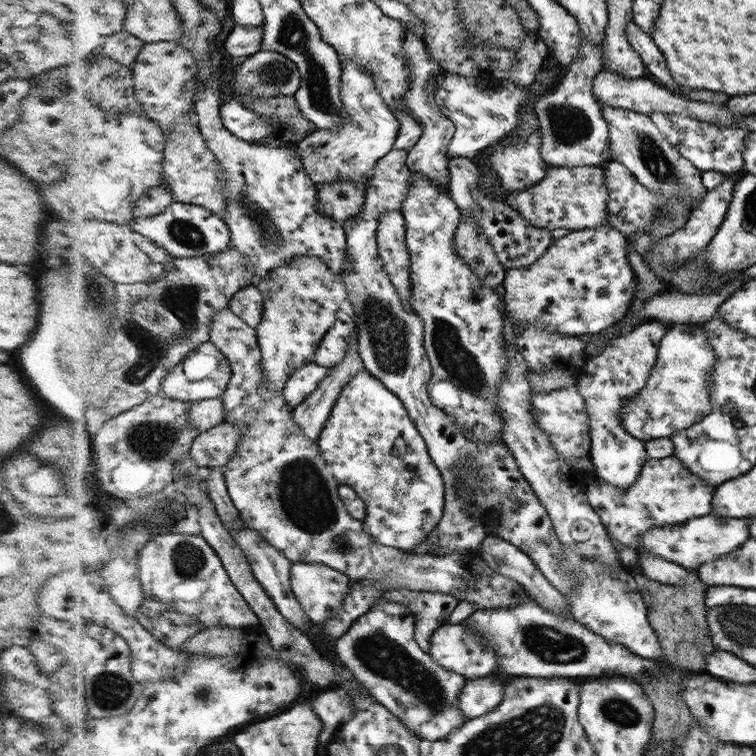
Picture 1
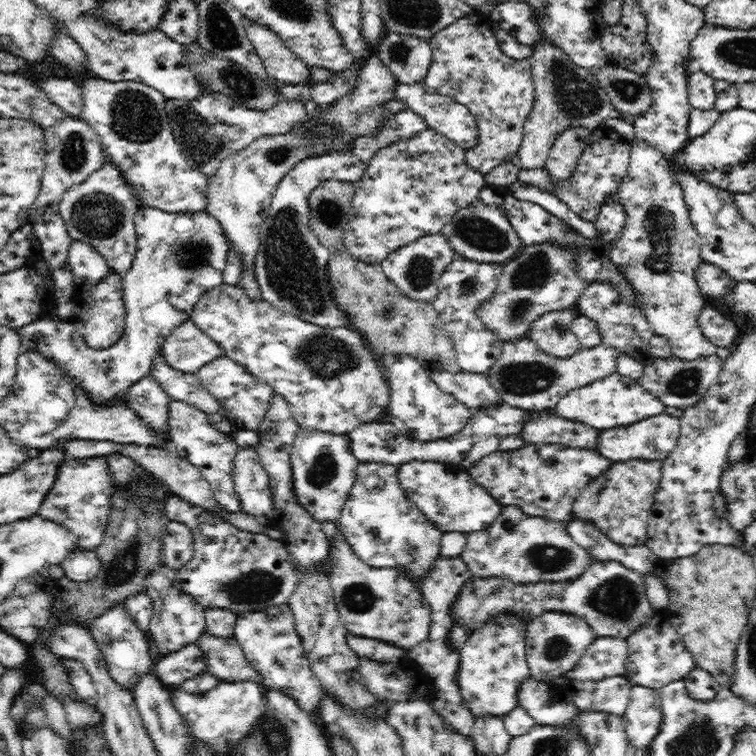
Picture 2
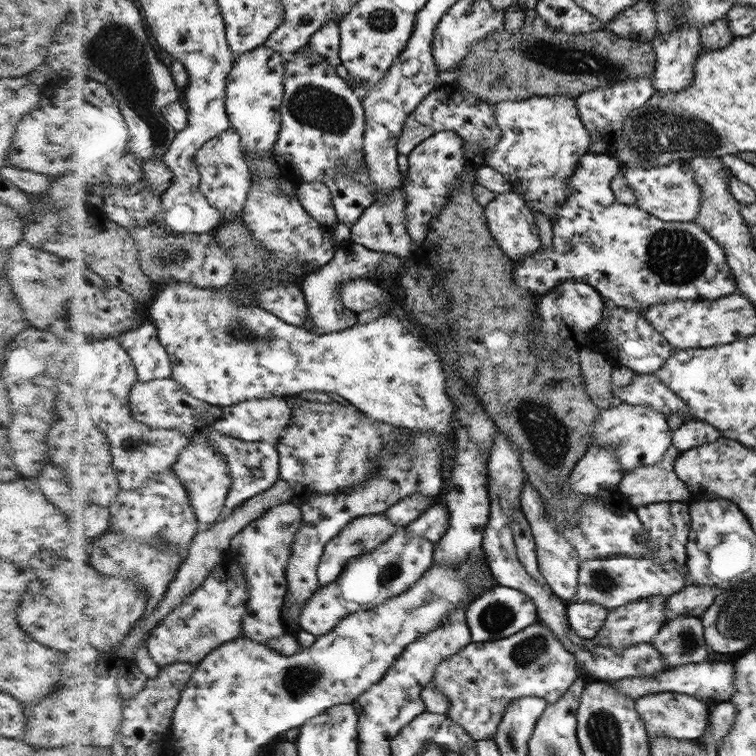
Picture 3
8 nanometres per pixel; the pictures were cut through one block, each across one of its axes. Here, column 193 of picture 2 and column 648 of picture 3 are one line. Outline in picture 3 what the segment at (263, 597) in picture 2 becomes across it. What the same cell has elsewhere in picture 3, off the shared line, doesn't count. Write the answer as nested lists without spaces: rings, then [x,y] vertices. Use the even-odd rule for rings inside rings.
[[[661,502],[634,508],[648,531],[650,554],[646,558],[613,555],[604,559],[586,560],[580,564],[577,593],[568,604],[599,604],[609,610],[636,603],[646,597],[667,596],[685,587],[683,568],[688,557],[688,536],[691,516],[688,502]]]

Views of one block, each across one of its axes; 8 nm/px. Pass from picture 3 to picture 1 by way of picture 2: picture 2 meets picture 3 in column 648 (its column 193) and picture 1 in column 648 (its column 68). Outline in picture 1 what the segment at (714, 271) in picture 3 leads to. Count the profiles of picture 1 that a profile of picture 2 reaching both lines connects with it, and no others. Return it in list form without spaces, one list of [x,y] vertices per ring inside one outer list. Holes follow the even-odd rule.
[[[646,320],[626,334],[606,342],[598,356],[588,358],[580,368],[574,384],[575,389],[585,397],[592,427],[592,450],[589,452],[594,475],[597,480],[606,481],[616,488],[632,487],[640,478],[649,455],[645,443],[631,434],[621,421],[625,399],[637,395],[648,382],[652,367],[657,359],[661,338],[669,324],[660,320]]]

